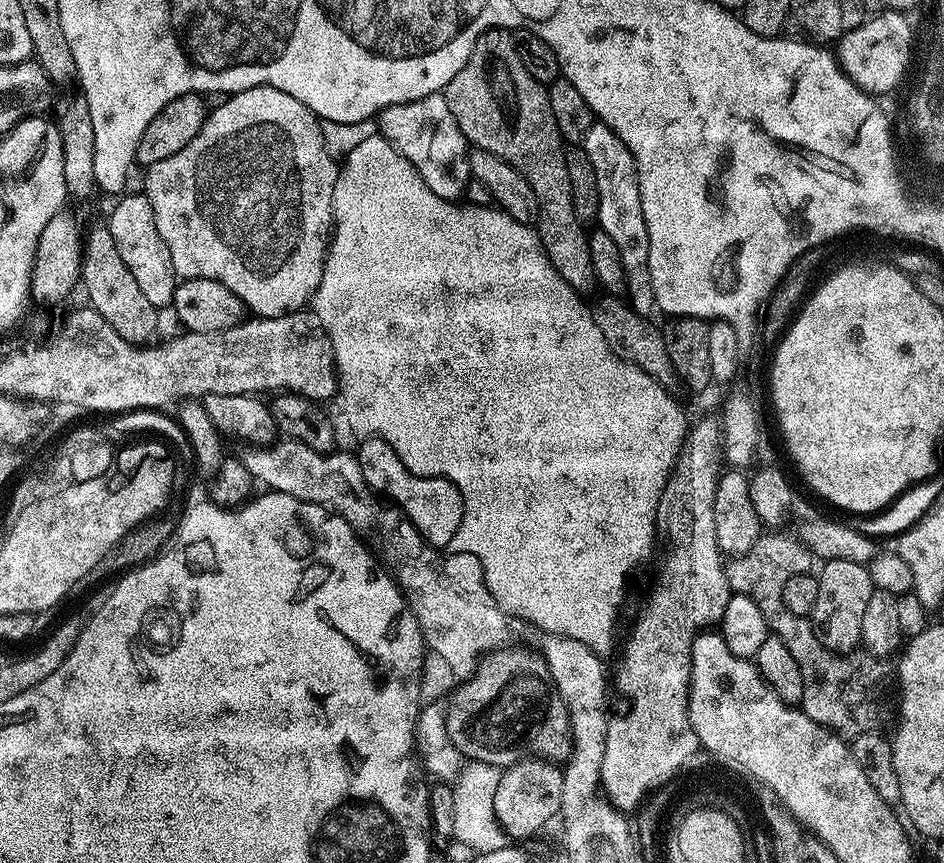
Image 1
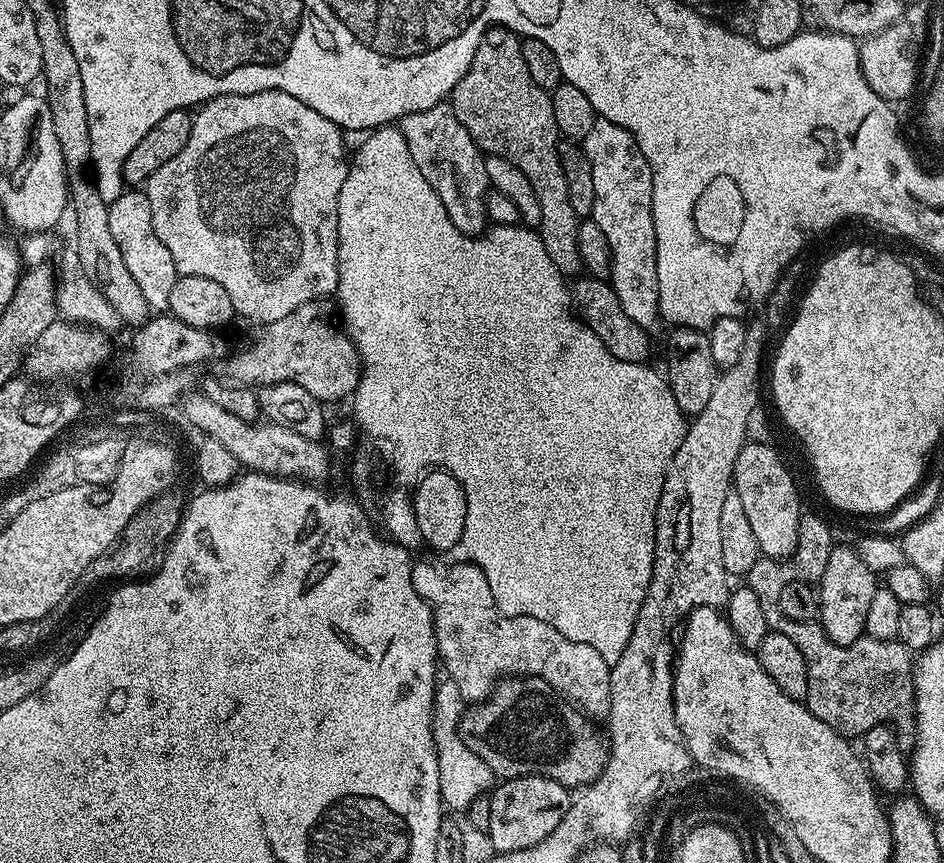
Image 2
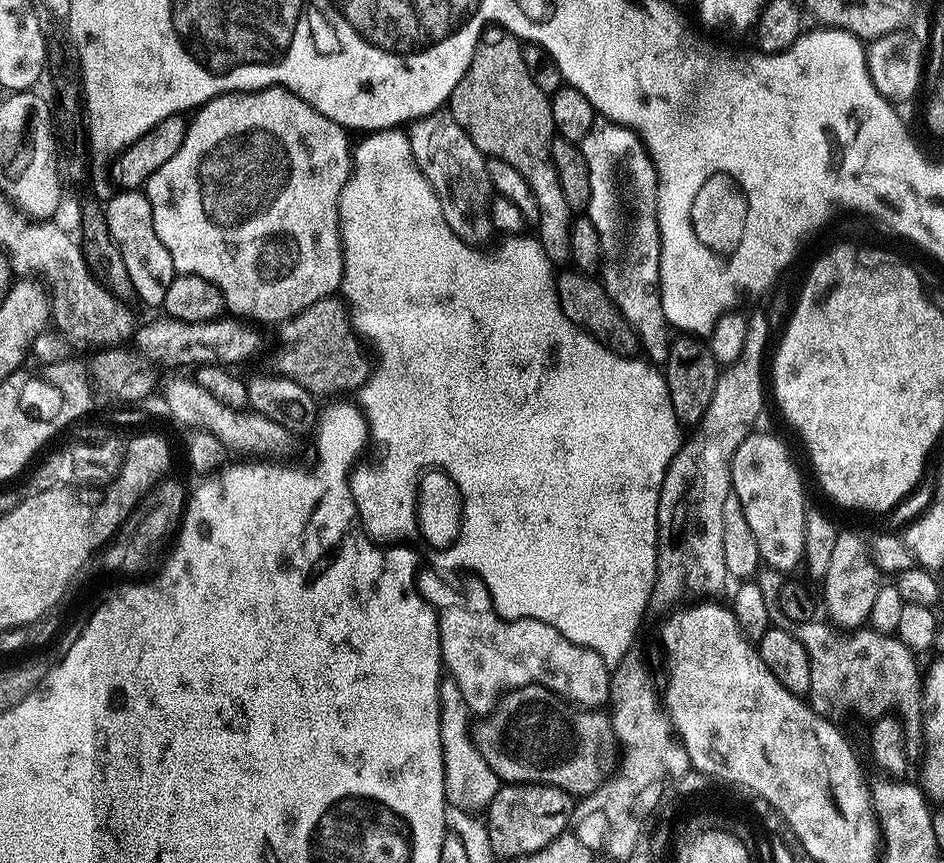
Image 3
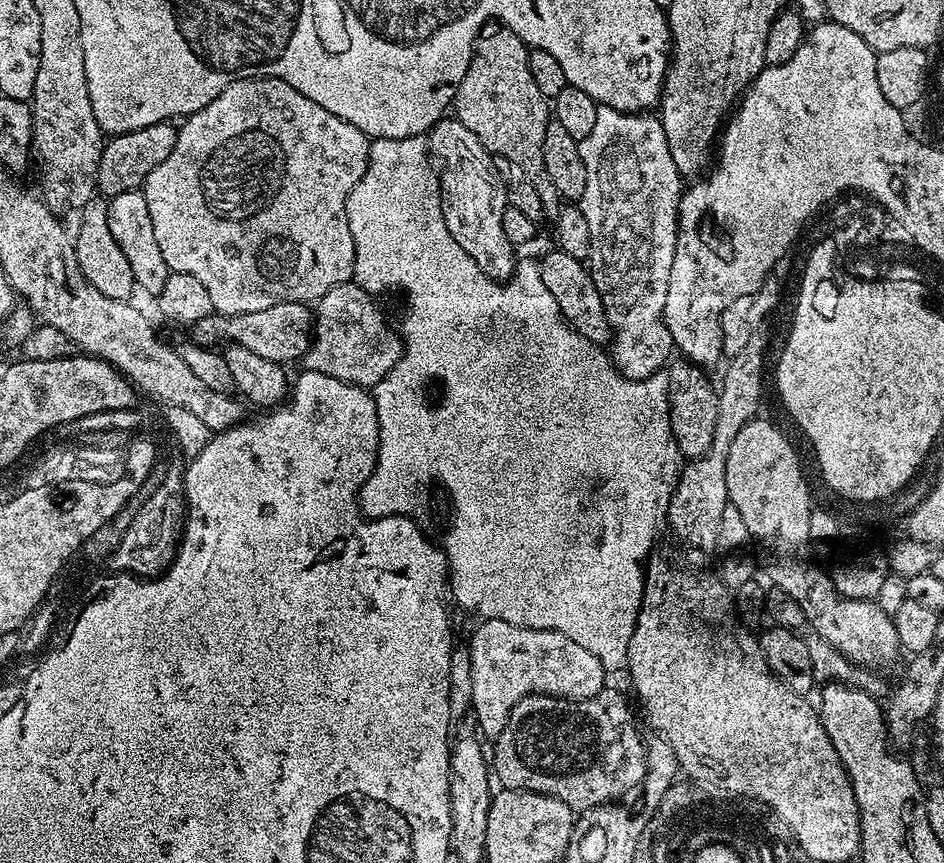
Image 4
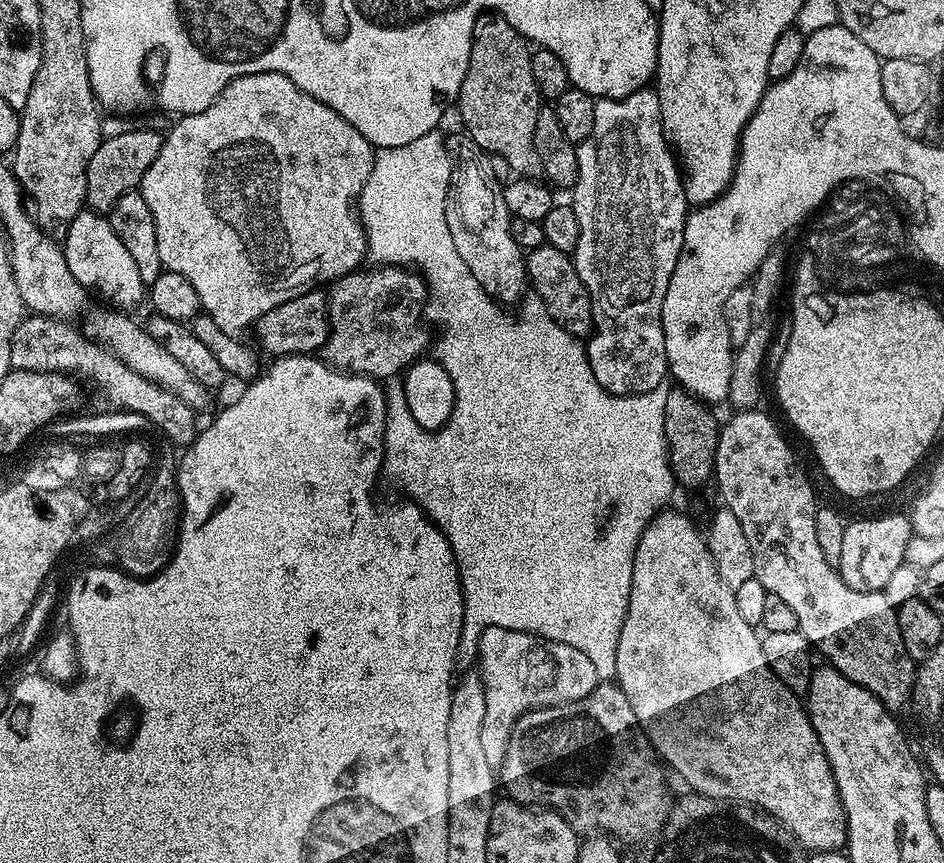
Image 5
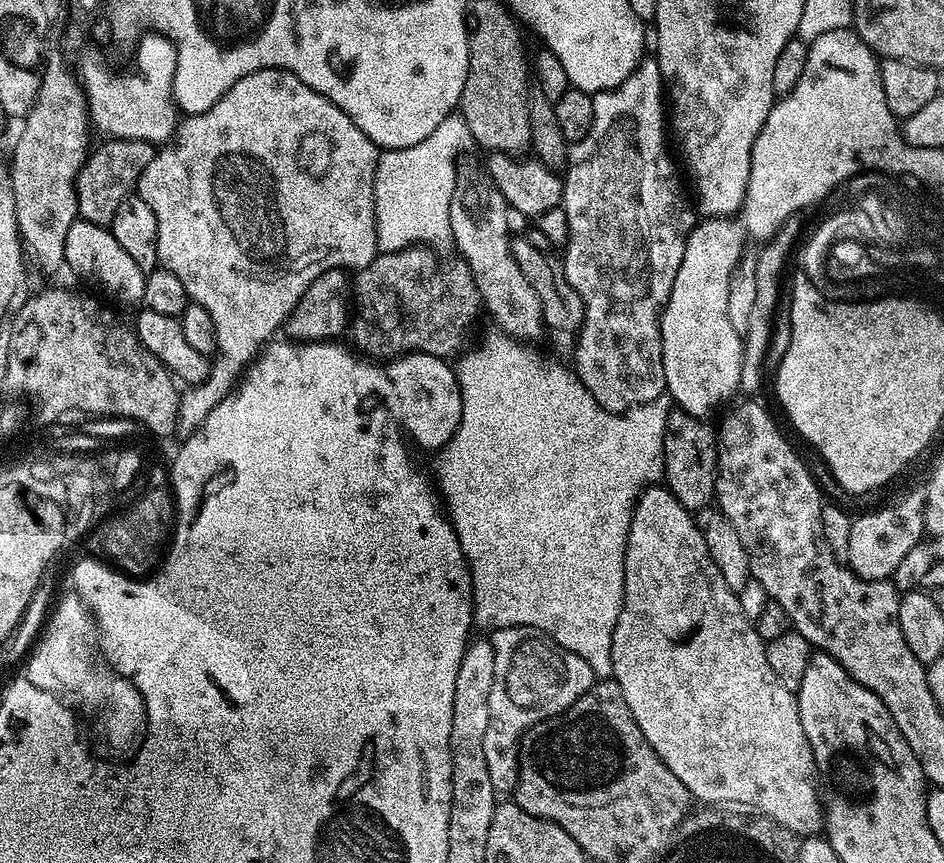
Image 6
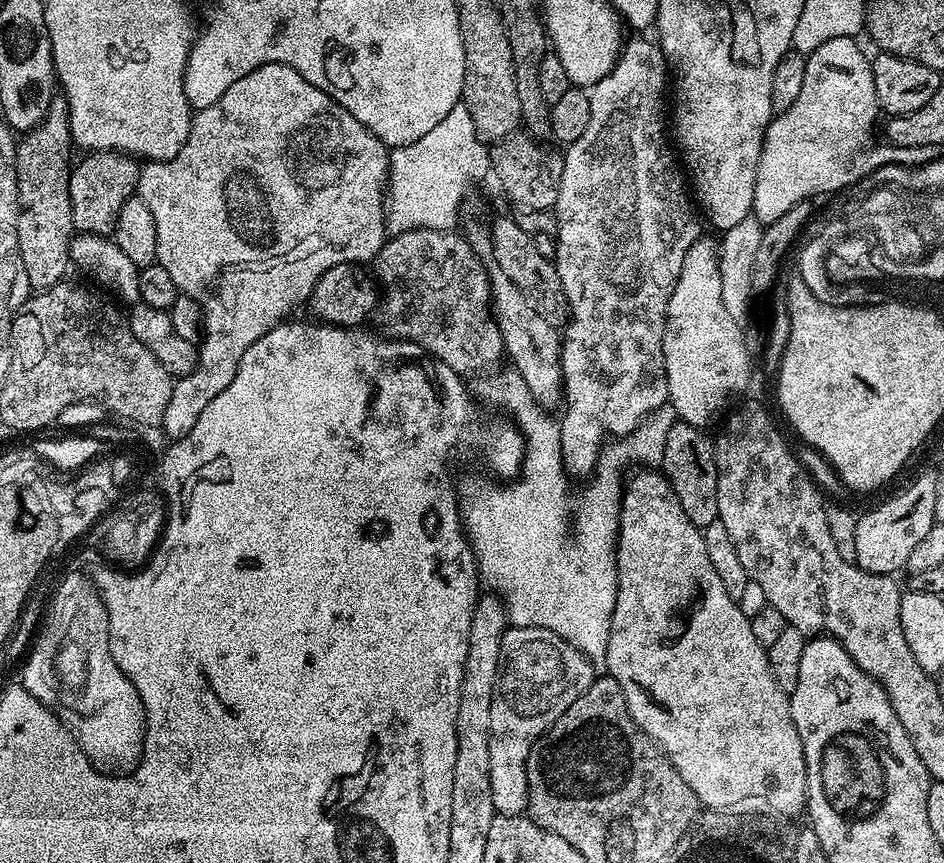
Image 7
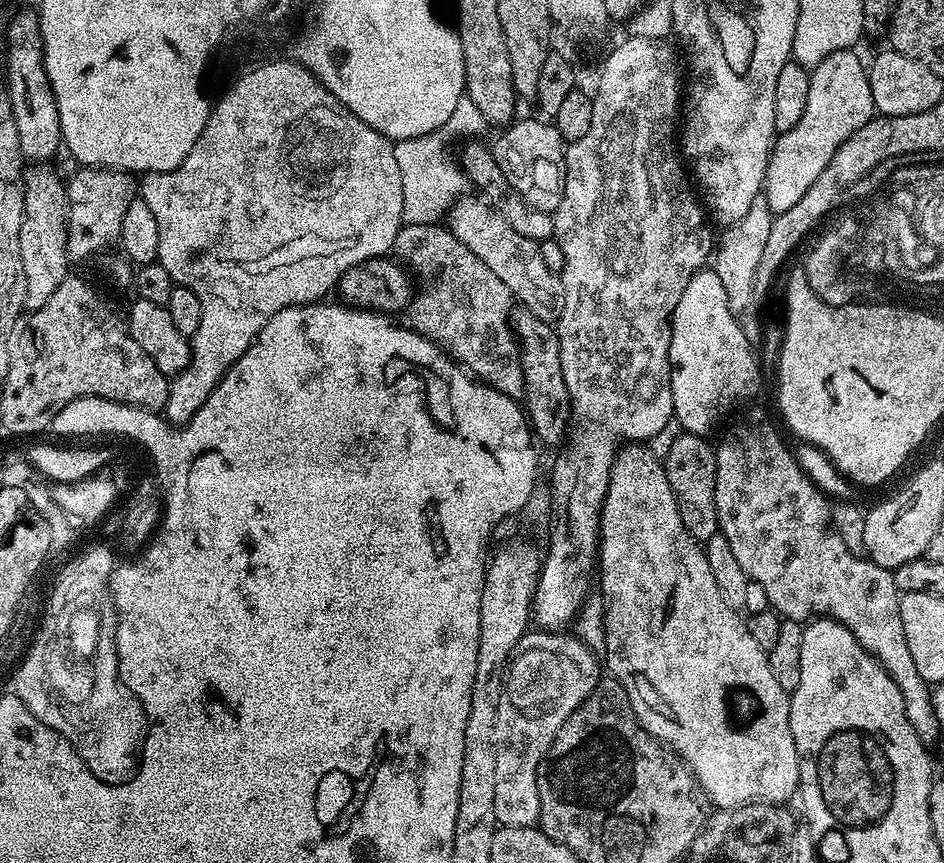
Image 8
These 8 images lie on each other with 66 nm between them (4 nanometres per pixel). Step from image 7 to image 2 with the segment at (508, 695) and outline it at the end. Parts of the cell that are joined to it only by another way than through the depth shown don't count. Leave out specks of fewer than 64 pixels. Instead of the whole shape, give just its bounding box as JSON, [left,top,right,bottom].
[412,562,612,717]

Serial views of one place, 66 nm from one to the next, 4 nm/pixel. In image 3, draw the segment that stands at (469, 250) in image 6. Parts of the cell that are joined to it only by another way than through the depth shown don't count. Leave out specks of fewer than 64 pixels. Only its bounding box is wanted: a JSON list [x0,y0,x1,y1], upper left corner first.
[407,110,494,246]

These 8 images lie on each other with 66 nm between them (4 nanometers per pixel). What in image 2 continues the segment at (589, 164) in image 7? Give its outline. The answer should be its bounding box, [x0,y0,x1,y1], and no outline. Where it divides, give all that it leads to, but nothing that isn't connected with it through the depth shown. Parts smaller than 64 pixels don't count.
[582,119,662,330]

